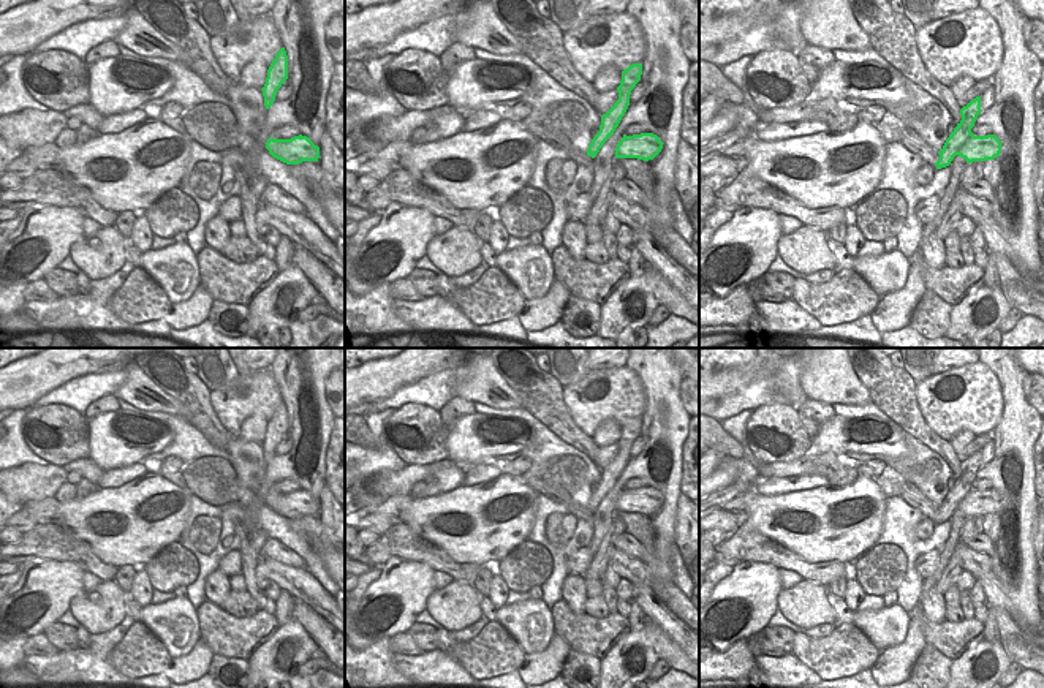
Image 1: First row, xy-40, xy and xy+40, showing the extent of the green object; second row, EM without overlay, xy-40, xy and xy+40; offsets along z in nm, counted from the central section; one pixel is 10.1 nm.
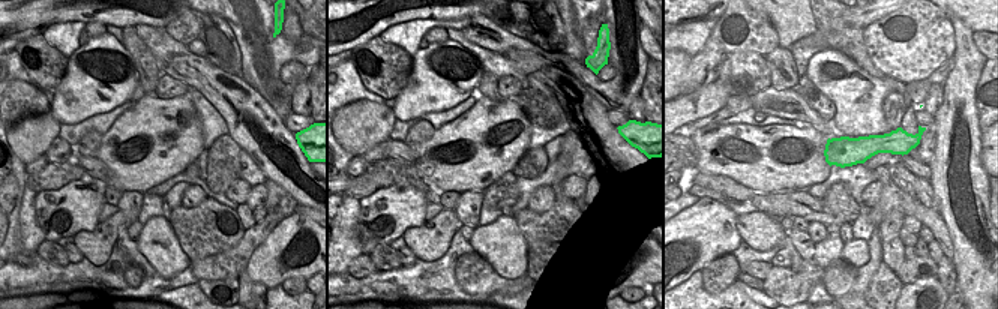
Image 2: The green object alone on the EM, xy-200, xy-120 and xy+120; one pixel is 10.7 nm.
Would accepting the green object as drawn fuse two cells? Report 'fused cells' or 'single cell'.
fused cells

